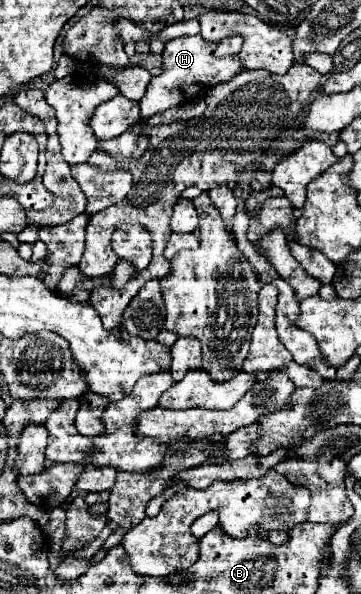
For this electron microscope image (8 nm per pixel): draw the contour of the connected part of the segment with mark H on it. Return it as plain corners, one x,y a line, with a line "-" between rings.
201,35
193,37
177,37
165,43
163,49
163,73
155,77
155,83
147,85
147,91
141,99
141,119
149,119
155,113
167,111
169,107
175,107
179,103
187,101
187,93
191,85
207,85
213,87
217,83
223,83
231,77
235,77
243,67
239,63
239,57
223,57
215,59
211,55
211,47
215,43
207,43

